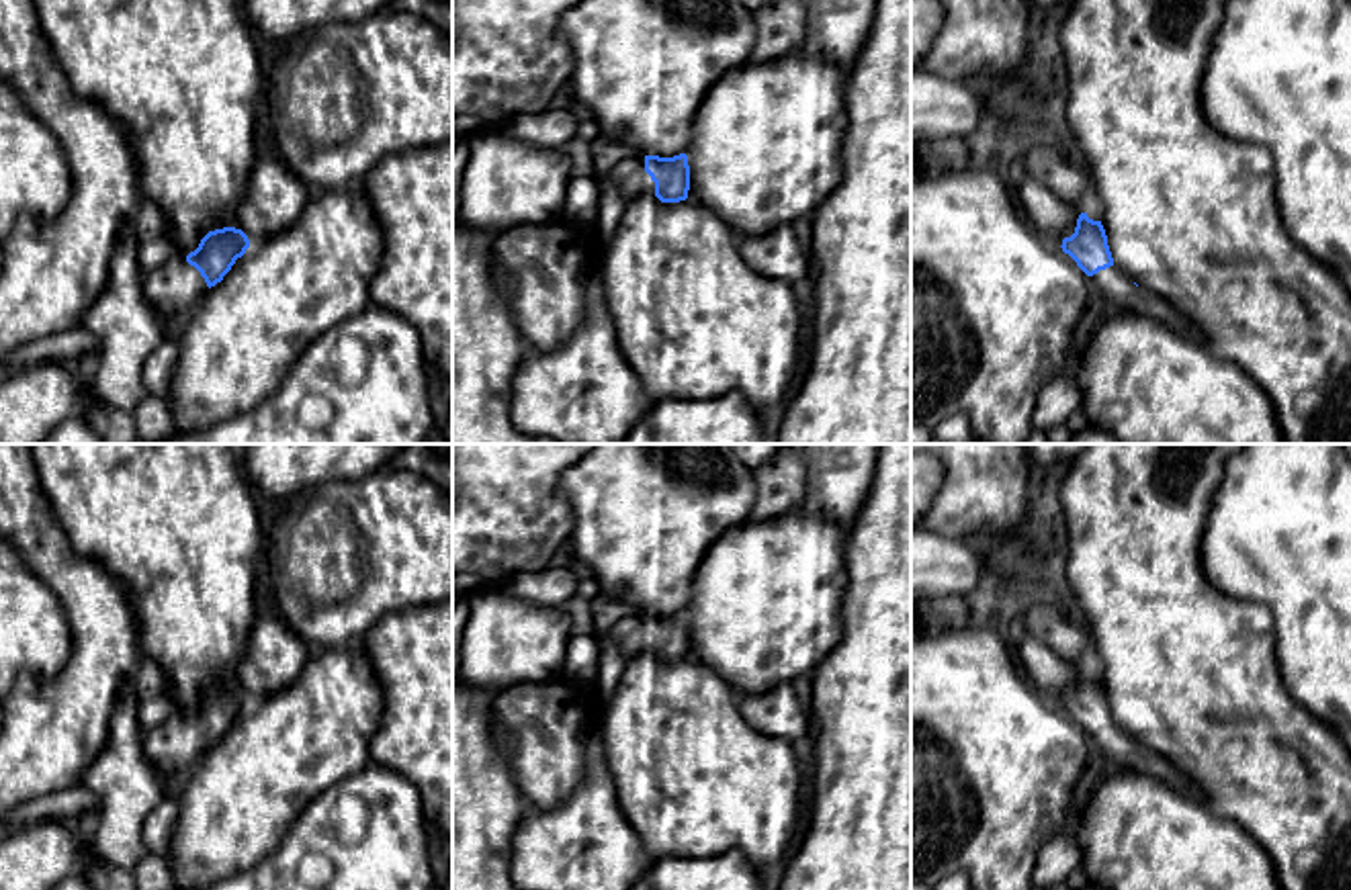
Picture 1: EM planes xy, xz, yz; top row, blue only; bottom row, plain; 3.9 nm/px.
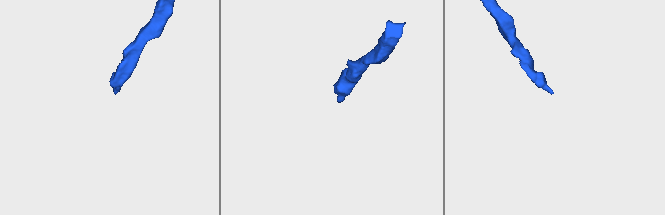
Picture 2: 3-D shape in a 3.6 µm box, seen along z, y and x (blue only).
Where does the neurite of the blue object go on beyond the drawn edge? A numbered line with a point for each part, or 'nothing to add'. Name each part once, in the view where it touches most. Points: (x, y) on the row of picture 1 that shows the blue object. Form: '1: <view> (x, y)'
1: xz (629, 176)

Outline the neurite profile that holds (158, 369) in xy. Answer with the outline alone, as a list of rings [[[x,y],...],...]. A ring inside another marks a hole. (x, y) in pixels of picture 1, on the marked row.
[[[162,340],[143,362],[143,385],[149,395],[168,397],[178,360],[176,342]]]

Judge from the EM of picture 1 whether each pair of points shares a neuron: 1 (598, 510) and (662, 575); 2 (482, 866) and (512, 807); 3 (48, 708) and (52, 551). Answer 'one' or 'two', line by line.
1: one
2: one
3: one

